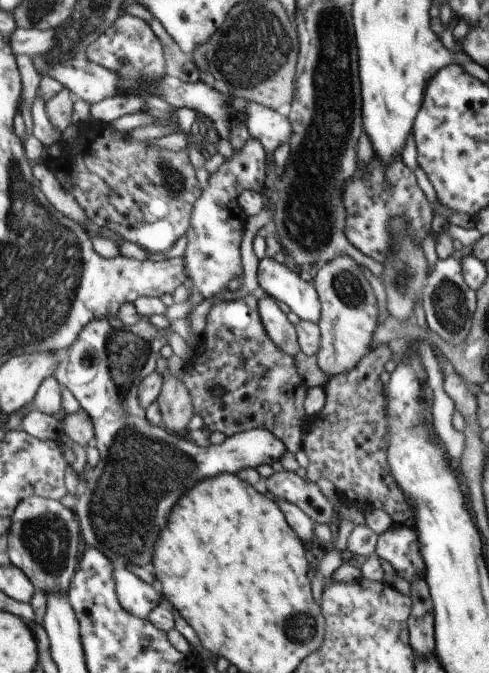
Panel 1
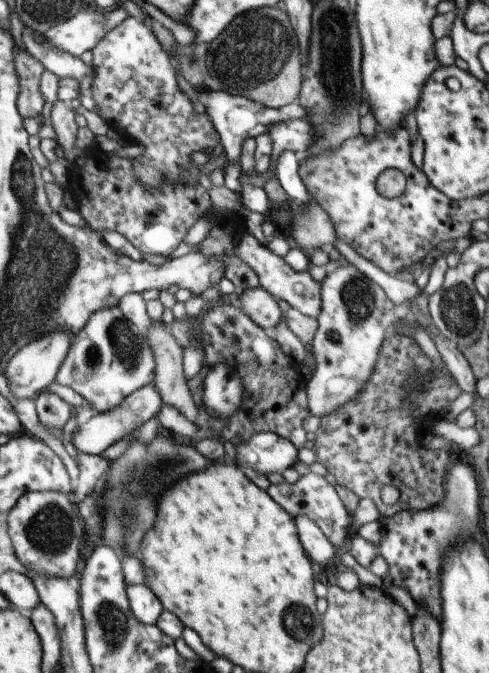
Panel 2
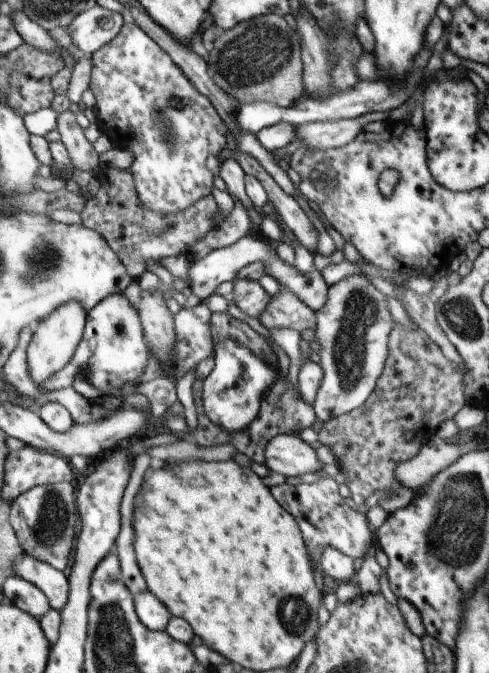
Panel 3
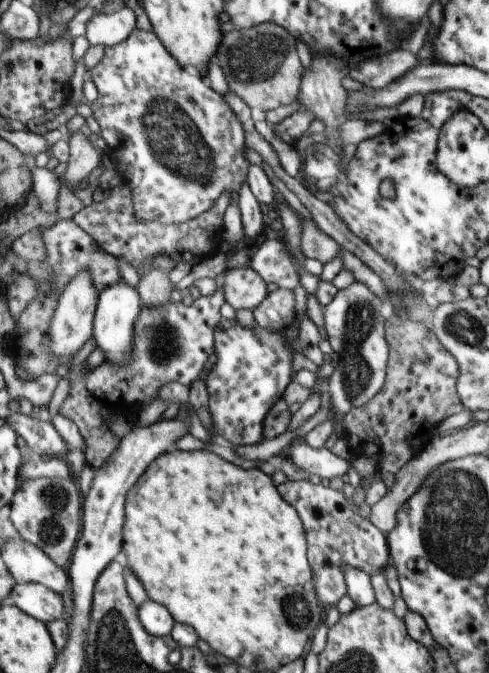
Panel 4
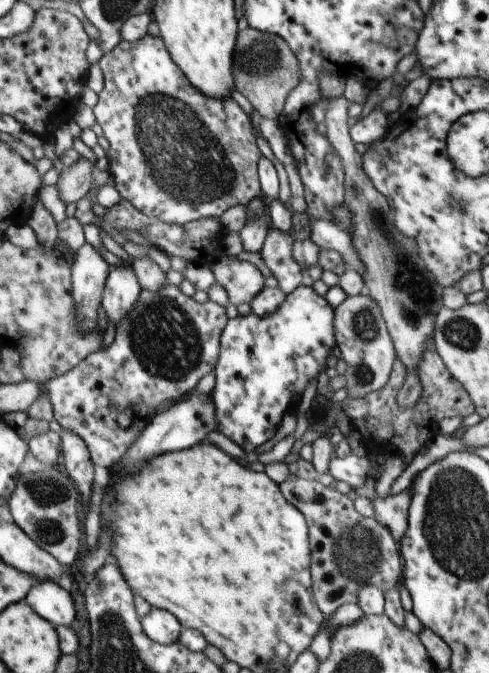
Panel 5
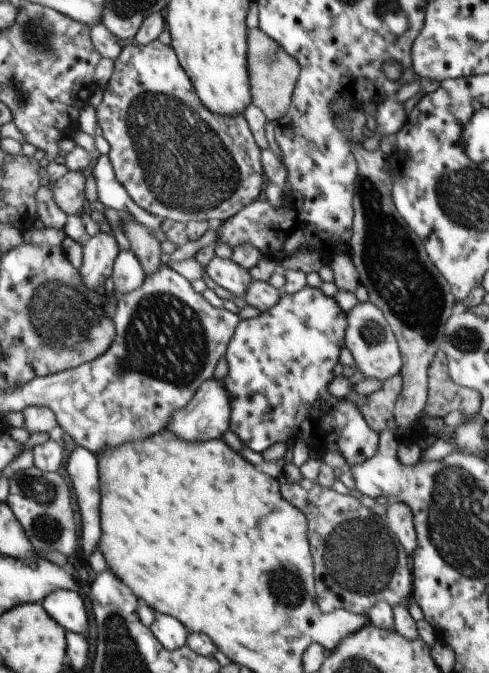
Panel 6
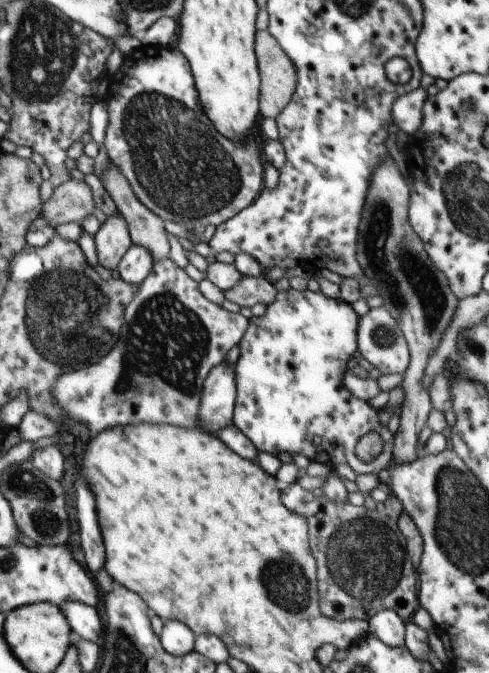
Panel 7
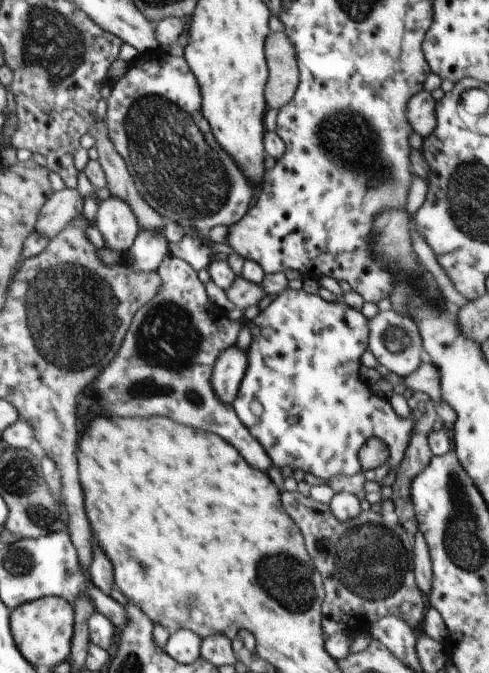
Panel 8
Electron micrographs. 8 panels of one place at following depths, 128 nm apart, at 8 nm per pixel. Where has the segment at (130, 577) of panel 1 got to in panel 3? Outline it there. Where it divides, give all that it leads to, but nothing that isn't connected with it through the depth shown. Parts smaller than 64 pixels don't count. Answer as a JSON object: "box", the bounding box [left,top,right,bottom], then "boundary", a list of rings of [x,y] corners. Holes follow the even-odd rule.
{"box":[133,590,171,631],"boundary":[[[148,590],[133,598],[137,618],[150,631],[165,631],[171,620],[166,606]]]}

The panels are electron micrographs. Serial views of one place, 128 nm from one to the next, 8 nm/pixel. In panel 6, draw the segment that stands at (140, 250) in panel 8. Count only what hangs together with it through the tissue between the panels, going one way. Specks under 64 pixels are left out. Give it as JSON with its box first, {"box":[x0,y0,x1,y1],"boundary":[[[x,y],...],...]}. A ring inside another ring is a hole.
{"box":[112,249,146,294],"boundary":[[[124,249],[119,252],[113,264],[112,280],[116,294],[124,294],[142,286],[146,274],[135,252],[130,249]]]}

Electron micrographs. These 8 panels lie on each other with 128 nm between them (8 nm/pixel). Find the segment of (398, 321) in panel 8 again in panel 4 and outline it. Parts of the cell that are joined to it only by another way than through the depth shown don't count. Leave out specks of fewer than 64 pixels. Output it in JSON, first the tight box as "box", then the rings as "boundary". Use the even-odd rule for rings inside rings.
{"box":[324,281,389,415],"boundary":[[[358,281],[339,290],[329,305],[324,307],[324,338],[332,346],[330,356],[334,372],[328,391],[332,408],[345,415],[351,408],[364,406],[376,396],[386,380],[389,346],[385,339],[385,319],[380,313],[382,301],[366,285]]]}

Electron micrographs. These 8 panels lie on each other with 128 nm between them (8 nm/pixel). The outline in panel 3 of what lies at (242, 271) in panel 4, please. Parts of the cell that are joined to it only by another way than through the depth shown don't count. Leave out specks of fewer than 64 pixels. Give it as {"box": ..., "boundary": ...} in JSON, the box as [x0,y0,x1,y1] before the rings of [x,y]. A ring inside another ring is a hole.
{"box":[230,278,271,318],"boundary":[[[237,278],[233,282],[234,292],[230,296],[234,305],[249,317],[259,318],[267,308],[271,296],[258,281]]]}

